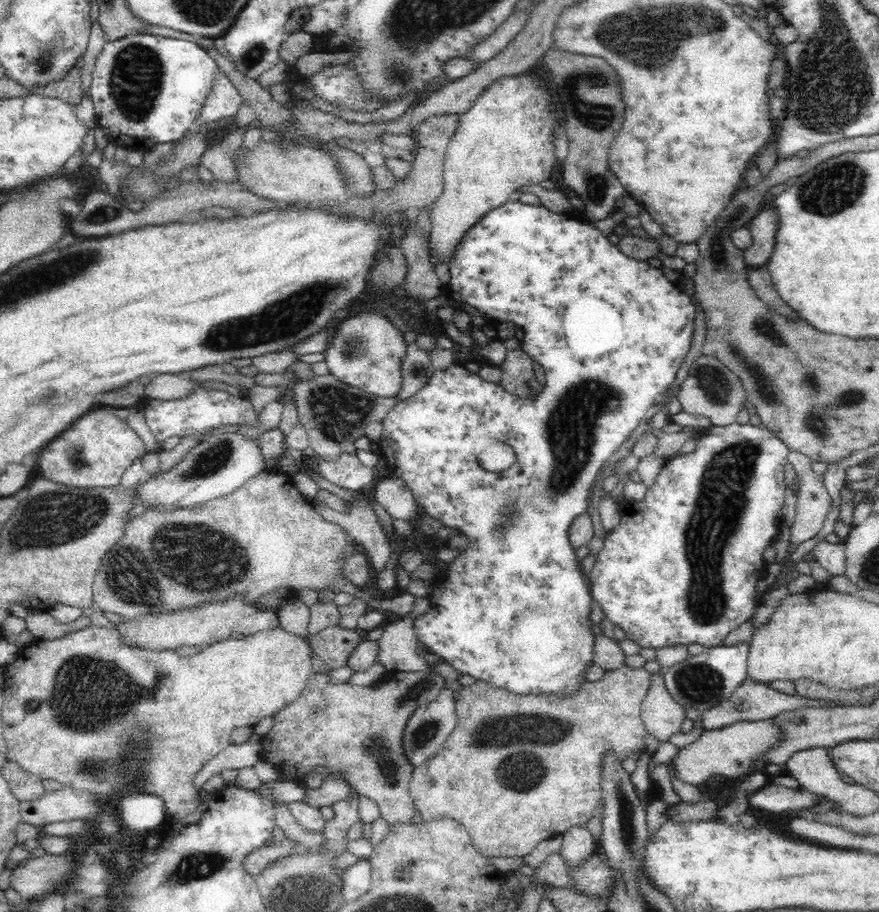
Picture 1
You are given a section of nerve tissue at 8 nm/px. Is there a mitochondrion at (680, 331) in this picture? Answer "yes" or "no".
no

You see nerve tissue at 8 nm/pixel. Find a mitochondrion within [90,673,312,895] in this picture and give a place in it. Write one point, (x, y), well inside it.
(194, 866)

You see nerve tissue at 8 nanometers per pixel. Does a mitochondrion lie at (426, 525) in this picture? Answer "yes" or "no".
no

